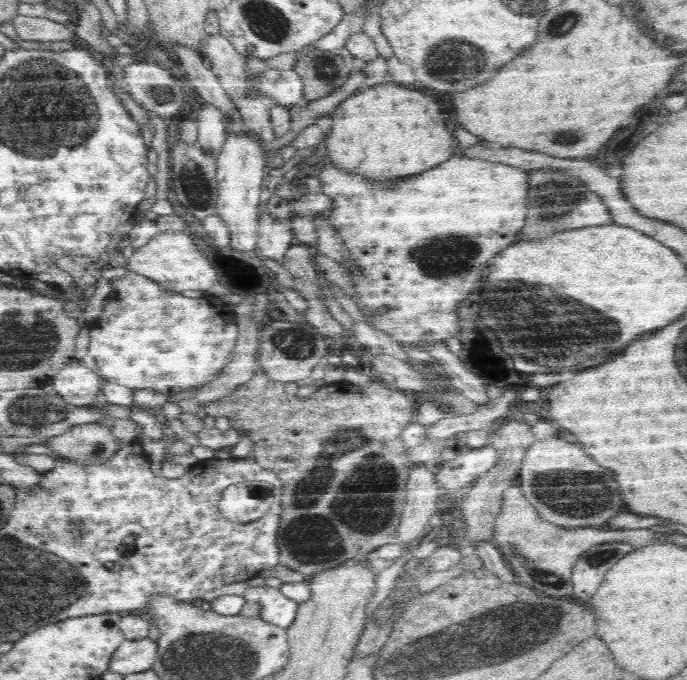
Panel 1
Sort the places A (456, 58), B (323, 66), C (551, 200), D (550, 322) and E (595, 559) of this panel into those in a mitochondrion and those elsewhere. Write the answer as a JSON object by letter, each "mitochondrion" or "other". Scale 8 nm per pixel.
{"A":"mitochondrion","B":"mitochondrion","C":"mitochondrion","D":"mitochondrion","E":"mitochondrion"}

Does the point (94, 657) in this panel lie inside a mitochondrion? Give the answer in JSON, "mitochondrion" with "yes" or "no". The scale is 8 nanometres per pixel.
{"mitochondrion":"no"}

